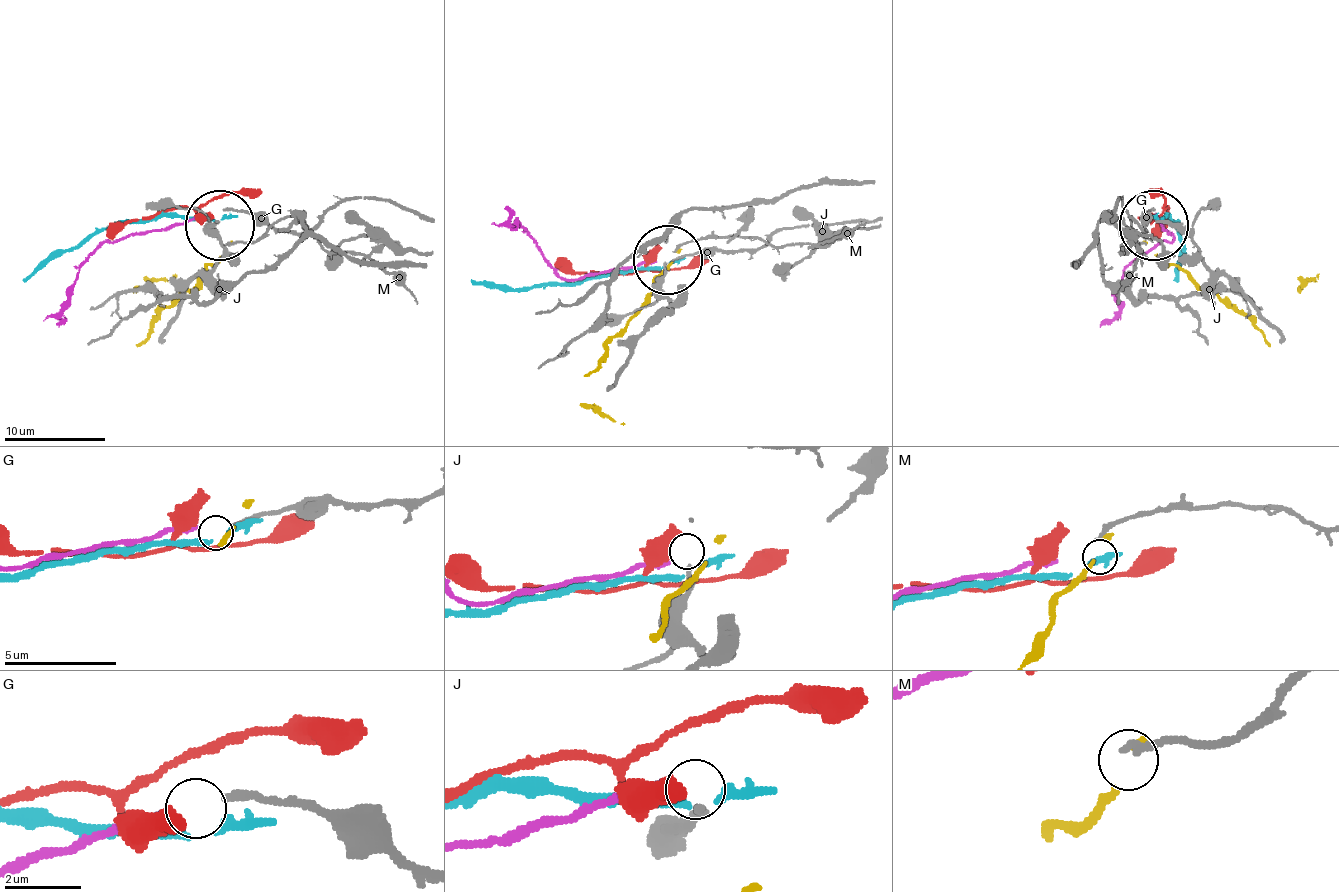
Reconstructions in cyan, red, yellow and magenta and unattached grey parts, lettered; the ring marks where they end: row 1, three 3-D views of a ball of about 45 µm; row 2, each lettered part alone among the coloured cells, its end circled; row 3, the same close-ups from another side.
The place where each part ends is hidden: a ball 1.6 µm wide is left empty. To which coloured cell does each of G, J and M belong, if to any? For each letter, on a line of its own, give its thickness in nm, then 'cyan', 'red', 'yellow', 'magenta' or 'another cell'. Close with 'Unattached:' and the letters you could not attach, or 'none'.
G: 190 nm thick; magenta
J: 200 nm thick; red
M: 200 nm thick; another cell
Unattached: M

